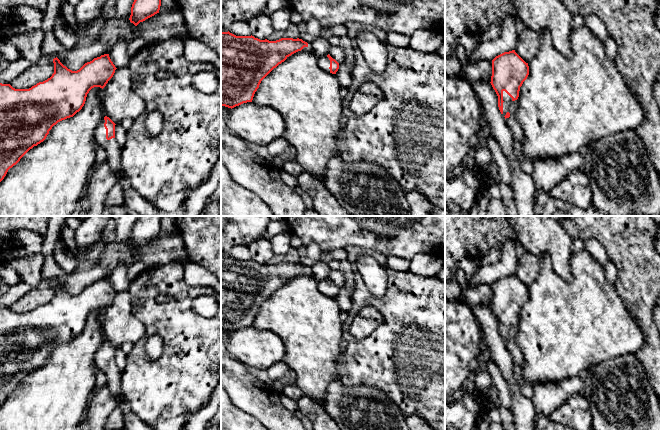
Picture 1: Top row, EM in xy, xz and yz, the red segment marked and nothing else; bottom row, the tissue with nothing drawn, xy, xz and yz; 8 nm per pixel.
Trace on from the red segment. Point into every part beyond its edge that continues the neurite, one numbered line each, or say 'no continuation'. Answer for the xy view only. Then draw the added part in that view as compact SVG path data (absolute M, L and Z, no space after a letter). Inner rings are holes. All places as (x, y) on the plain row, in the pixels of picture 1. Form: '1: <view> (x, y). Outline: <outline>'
1: xy (113, 374). Outline: M102 343L98 351L95 353L95 365L97 369L106 376L106 385L111 395L118 403L118 408L122 411L124 418L124 427L126 430L153 430L150 425L136 416L130 407L130 404L122 398L121 376L122 371L115 362L106 363L106 353L104 351L105 344Z

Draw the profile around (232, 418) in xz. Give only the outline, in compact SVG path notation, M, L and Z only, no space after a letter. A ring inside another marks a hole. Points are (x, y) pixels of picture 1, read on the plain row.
M221 386L221 430L267 430L255 417L238 409Z

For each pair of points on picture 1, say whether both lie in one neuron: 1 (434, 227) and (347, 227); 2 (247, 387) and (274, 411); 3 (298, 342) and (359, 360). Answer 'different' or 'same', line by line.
1: same
2: same
3: different

